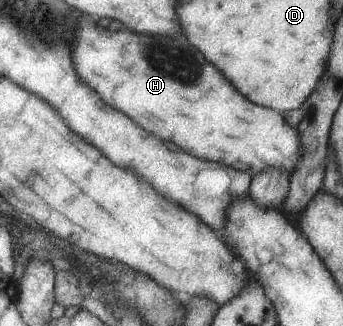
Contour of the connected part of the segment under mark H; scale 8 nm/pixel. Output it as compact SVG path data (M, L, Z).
M79 16L79 28L77 28L77 32L75 32L75 38L77 38L77 42L75 42L75 50L73 50L75 54L72 54L72 59L81 78L83 78L87 84L90 84L91 88L94 88L110 107L123 111L125 114L129 114L129 116L133 116L133 120L137 120L137 124L141 124L145 130L153 132L155 136L161 136L165 142L173 142L173 144L177 144L181 150L185 150L185 152L197 156L197 158L201 158L201 160L213 160L213 162L229 164L229 166L241 168L241 170L247 170L247 168L249 168L252 172L252 176L267 167L277 167L289 172L294 169L299 154L296 128L284 124L282 113L279 114L279 112L275 112L275 110L267 110L267 108L261 108L261 106L255 106L255 104L247 102L225 78L221 78L221 74L219 74L211 64L205 62L205 58L201 56L199 50L193 52L193 44L187 40L185 34L171 33L170 35L151 36L151 34L139 34L139 32L131 28L129 28L129 30L113 32L113 30L101 28L97 22L93 22L93 20L87 18L87 16Z

